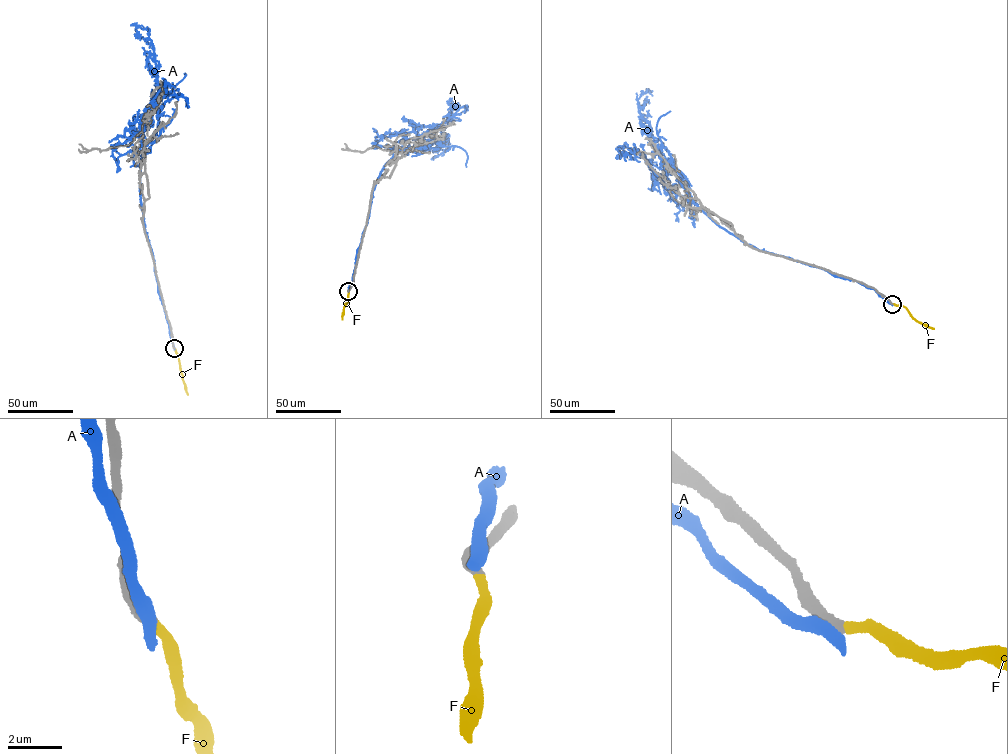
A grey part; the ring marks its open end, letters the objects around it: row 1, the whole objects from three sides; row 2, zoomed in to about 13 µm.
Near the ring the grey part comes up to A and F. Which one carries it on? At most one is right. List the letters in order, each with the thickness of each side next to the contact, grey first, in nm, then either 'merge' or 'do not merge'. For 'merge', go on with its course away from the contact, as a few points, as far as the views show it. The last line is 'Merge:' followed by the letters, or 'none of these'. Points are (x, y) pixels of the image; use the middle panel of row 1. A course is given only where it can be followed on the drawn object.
A: 460 nm thick on the grey side, 600 nm on the other; do not merge
F: 420 nm thick on the grey side, 360 nm on the other; merge; it runs (348, 292), (342, 319)
Merge: F

